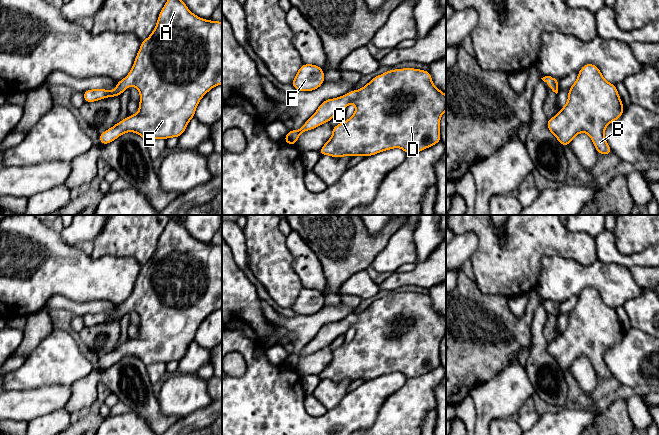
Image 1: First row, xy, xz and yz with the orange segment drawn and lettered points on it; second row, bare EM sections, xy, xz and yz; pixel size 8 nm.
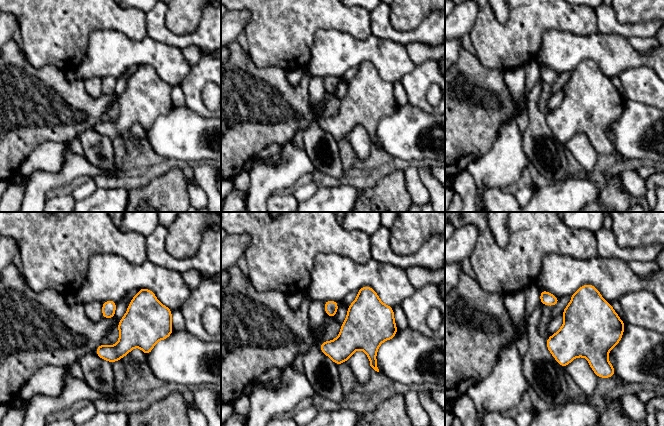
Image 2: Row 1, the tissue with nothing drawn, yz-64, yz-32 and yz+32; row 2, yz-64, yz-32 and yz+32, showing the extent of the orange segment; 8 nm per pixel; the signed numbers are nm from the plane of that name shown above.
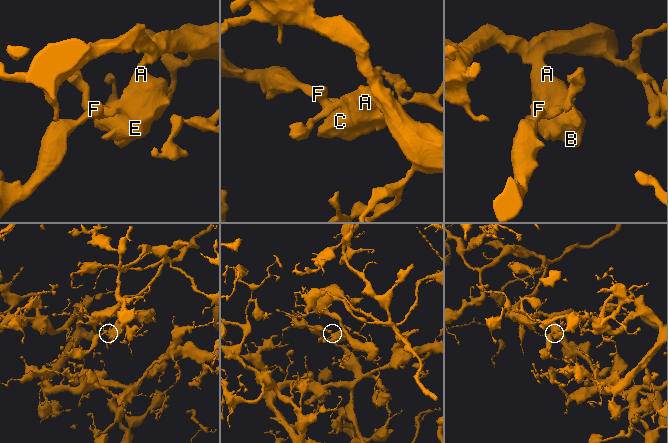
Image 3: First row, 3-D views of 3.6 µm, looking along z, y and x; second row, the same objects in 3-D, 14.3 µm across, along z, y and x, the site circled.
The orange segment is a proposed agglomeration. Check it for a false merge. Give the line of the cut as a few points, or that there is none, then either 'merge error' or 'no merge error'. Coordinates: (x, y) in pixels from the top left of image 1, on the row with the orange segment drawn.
no cut; no merge error

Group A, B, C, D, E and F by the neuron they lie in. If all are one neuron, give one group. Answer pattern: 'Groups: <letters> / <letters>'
Groups: A B C D E F

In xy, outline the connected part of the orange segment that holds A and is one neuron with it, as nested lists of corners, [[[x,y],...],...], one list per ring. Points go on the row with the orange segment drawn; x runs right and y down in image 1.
[[[167,0],[164,7],[159,13],[157,23],[153,32],[150,34],[150,36],[147,39],[141,41],[141,47],[136,55],[133,67],[128,73],[128,75],[123,80],[117,81],[117,86],[112,91],[99,88],[99,89],[86,90],[82,94],[84,102],[91,103],[108,97],[119,97],[130,85],[137,88],[140,93],[138,113],[134,115],[129,115],[125,119],[121,120],[119,123],[116,123],[113,127],[109,128],[103,133],[100,133],[99,136],[100,143],[102,145],[107,145],[126,132],[137,133],[145,141],[150,141],[158,138],[166,140],[172,137],[179,138],[185,132],[189,121],[193,117],[195,117],[197,105],[202,99],[202,97],[205,94],[207,94],[212,88],[220,84],[222,84],[222,22],[206,20],[196,16],[187,8],[184,0]]]

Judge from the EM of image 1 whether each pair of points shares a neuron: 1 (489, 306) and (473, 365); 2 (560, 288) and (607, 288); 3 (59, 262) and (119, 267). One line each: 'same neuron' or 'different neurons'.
1: same neuron
2: same neuron
3: same neuron

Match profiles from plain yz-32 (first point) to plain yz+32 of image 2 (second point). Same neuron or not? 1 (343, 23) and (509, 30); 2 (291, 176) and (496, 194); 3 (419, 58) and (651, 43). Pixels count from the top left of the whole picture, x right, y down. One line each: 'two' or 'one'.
1: one
2: two
3: one

